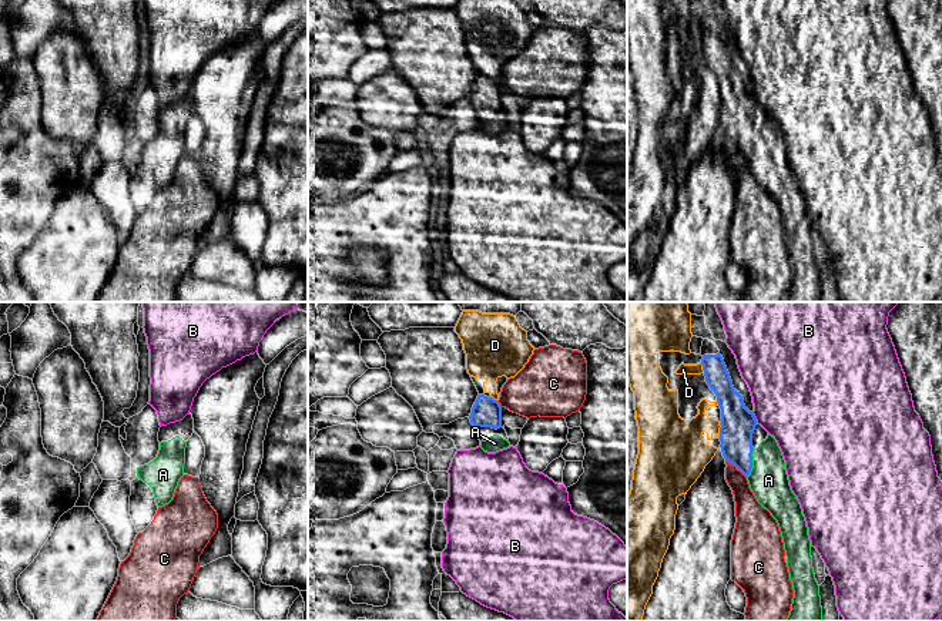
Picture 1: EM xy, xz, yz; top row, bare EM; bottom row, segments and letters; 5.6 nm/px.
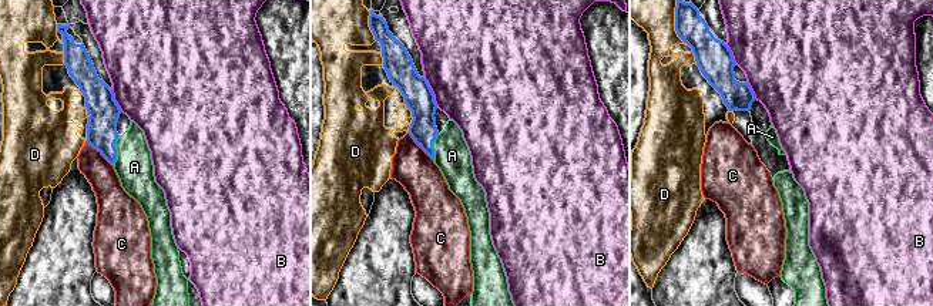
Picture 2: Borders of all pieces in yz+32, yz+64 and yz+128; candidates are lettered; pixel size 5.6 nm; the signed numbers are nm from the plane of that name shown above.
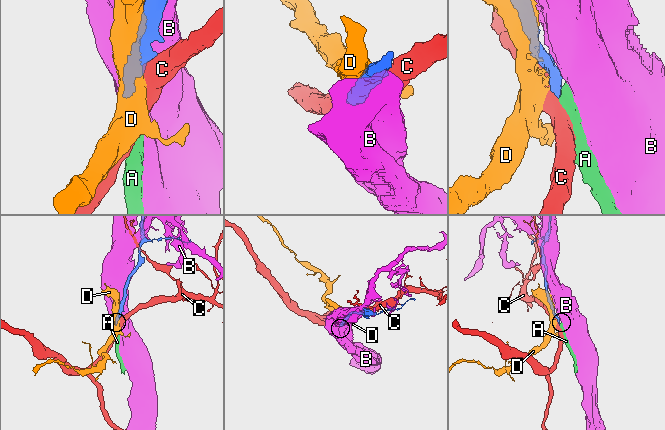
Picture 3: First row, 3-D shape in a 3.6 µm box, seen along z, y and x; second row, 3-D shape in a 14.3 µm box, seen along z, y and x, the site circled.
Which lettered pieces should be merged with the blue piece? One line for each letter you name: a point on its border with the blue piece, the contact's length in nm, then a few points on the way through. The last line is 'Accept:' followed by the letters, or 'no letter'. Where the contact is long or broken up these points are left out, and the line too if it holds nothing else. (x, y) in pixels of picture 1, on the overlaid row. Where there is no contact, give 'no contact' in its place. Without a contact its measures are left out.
A: yz (751, 463) | 170 nm | across yz (738, 423), (738, 450), (751, 463), (768, 480)
Accept: A

